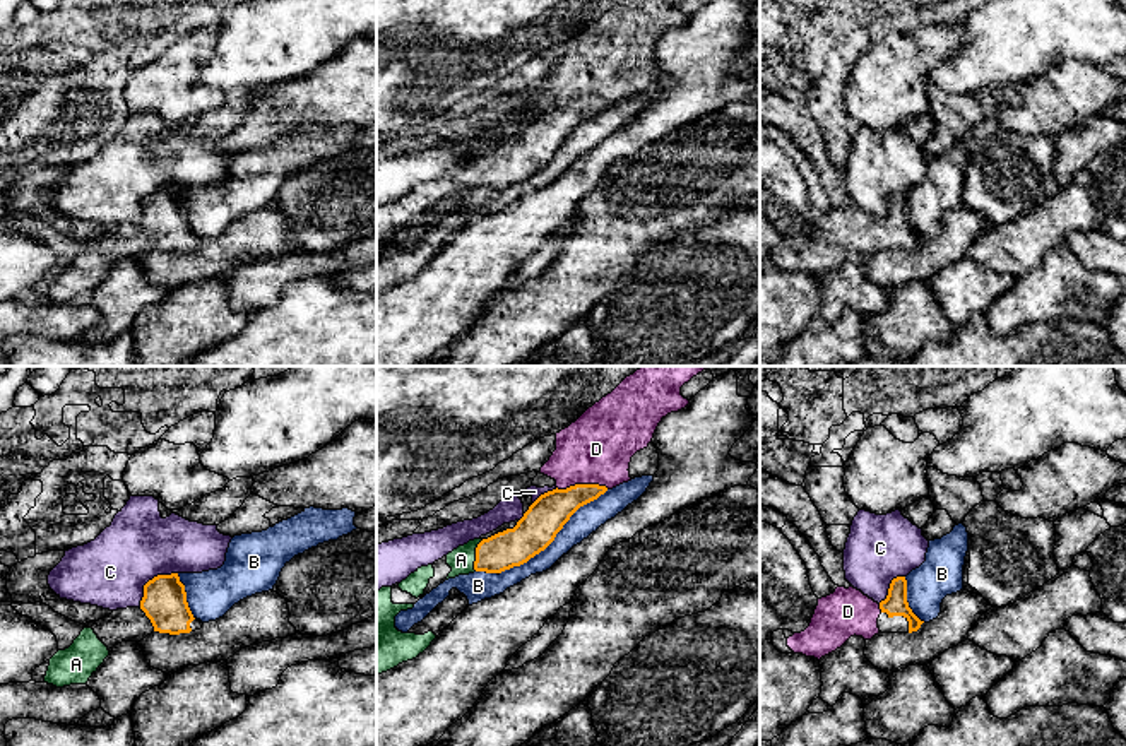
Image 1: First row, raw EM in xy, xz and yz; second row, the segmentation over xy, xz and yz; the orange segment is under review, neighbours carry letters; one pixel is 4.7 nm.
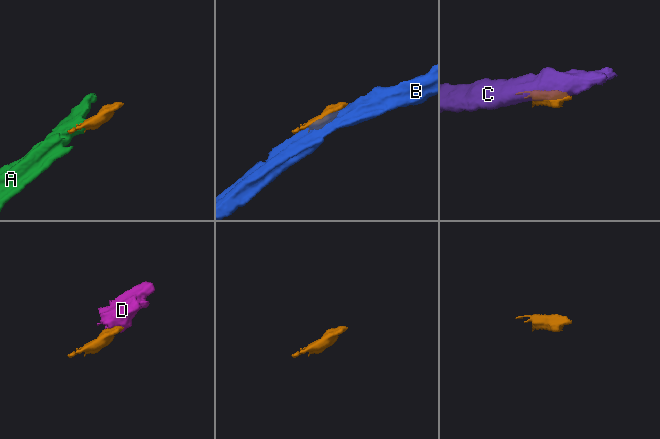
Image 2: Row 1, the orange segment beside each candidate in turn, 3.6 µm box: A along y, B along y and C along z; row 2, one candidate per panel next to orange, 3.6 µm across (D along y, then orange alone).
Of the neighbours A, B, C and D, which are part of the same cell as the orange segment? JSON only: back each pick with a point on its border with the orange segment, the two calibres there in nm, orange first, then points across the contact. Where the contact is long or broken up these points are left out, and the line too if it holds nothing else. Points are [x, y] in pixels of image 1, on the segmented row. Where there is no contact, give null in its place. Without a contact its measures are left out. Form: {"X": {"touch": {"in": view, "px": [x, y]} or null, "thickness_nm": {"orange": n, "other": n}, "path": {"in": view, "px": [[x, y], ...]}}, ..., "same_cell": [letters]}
{"A": {"touch": {"in": "xz", "px": [476, 555]}, "thickness_nm": {"orange": 180, "other": 120}, "path": {"in": "xz", "px": [[515, 546], [495, 555], [476, 555], [461, 560]]}}, "D": {"touch": {"in": "xz", "px": [582, 485]}, "thickness_nm": {"orange": 180, "other": 320}, "path": {"in": "xz", "px": [[550, 512], [582, 485], [584, 466], [596, 449]]}}, "same_cell": ["A", "D"]}

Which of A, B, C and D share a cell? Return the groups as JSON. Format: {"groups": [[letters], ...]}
{"groups": [["A", "D"], ["B"], ["C"]]}

